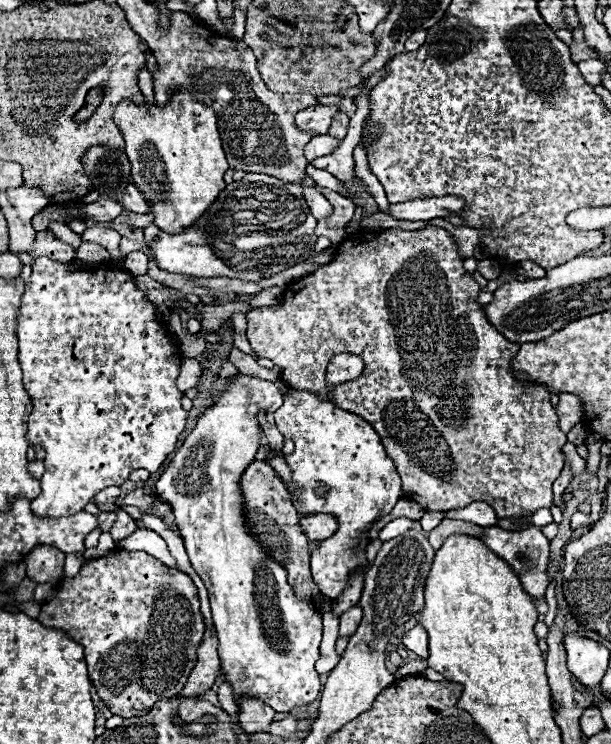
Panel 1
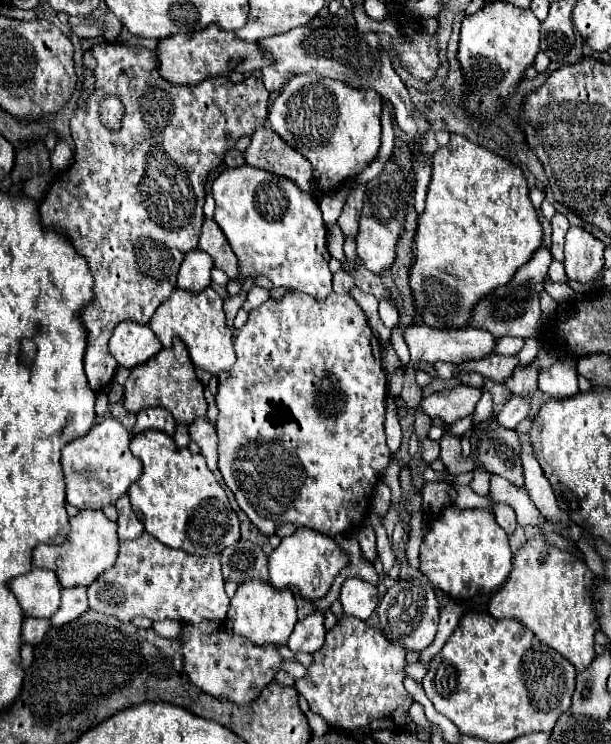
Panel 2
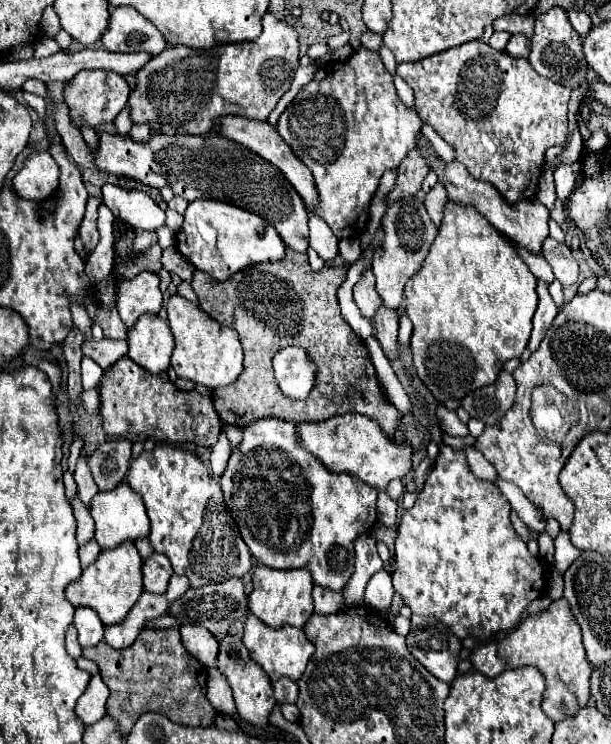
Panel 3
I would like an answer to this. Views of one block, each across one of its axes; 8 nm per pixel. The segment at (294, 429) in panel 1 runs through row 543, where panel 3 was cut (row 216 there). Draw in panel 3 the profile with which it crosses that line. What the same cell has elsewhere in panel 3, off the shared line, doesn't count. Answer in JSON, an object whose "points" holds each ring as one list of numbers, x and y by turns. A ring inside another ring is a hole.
{"points":[[358,48,344,62,328,62,322,66,312,82,288,104,282,112,276,130,292,152,312,170,320,204,316,214,332,228,336,238,360,236,366,230,370,202,380,186,380,178,386,170,396,168,402,158,416,146,416,134,422,120,410,110,396,94,392,76,386,72,378,54]]}

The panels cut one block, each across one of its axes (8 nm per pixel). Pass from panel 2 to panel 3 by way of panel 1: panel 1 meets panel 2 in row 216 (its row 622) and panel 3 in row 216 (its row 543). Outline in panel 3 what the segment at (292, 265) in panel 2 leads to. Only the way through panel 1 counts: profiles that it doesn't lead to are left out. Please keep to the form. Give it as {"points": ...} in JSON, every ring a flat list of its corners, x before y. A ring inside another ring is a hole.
{"points":[[194,200,188,204,184,224,176,234,176,248,190,264,194,264,194,268,220,282,228,280,232,274,250,264,282,260,286,250,282,238,266,220,218,200]]}

